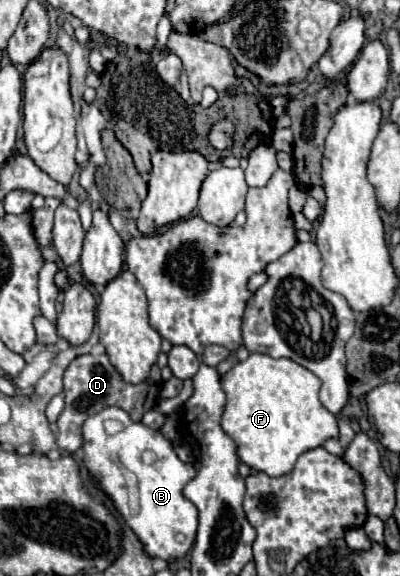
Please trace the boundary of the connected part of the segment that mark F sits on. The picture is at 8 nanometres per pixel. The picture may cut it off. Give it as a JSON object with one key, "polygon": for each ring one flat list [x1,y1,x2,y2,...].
{"polygon":[[251,353,247,361,239,361,221,377,221,387,227,395,223,431,235,441,239,461,269,477,289,473,301,453,339,433,337,419,319,403,319,377,291,359]]}

